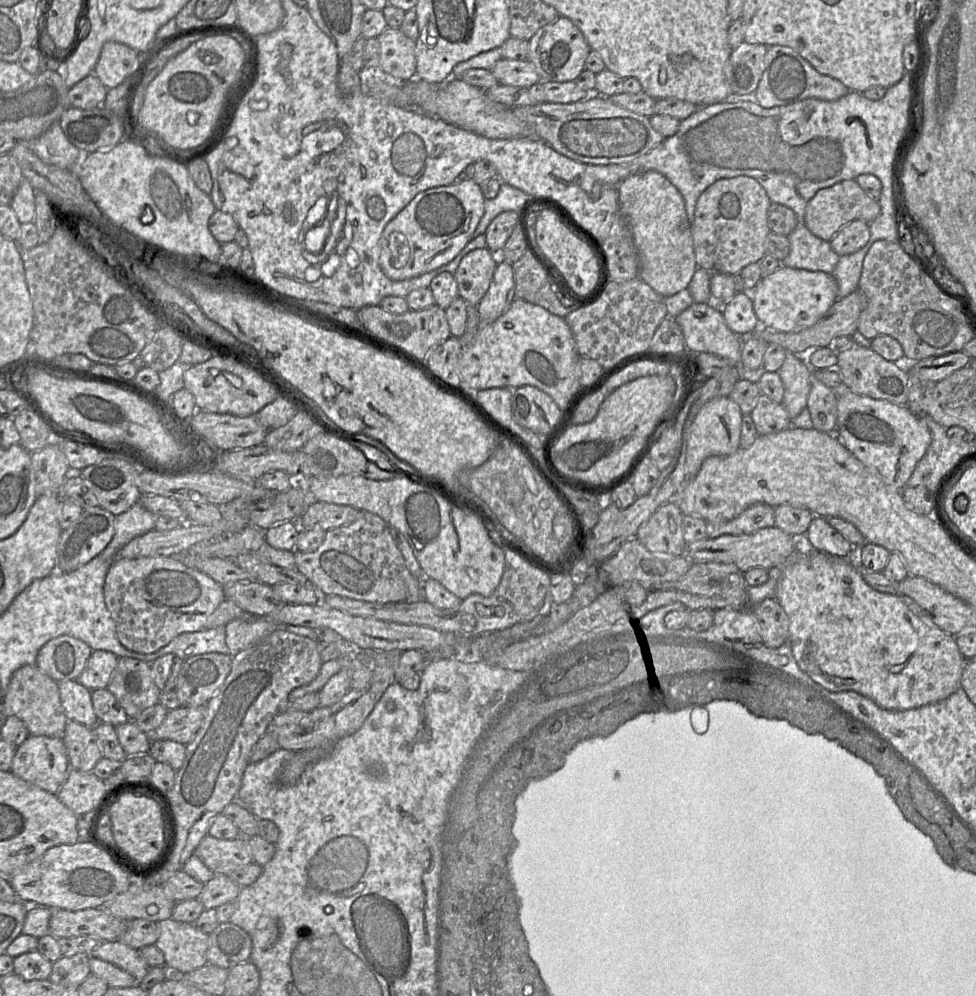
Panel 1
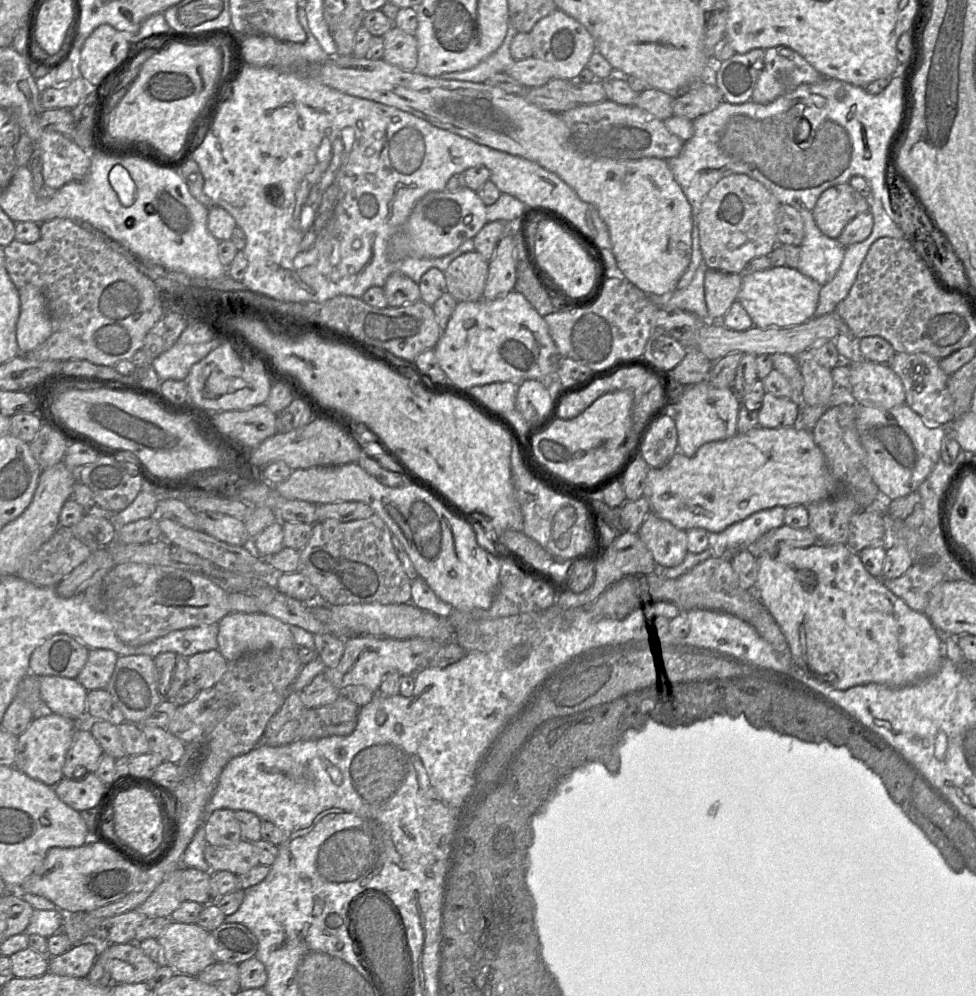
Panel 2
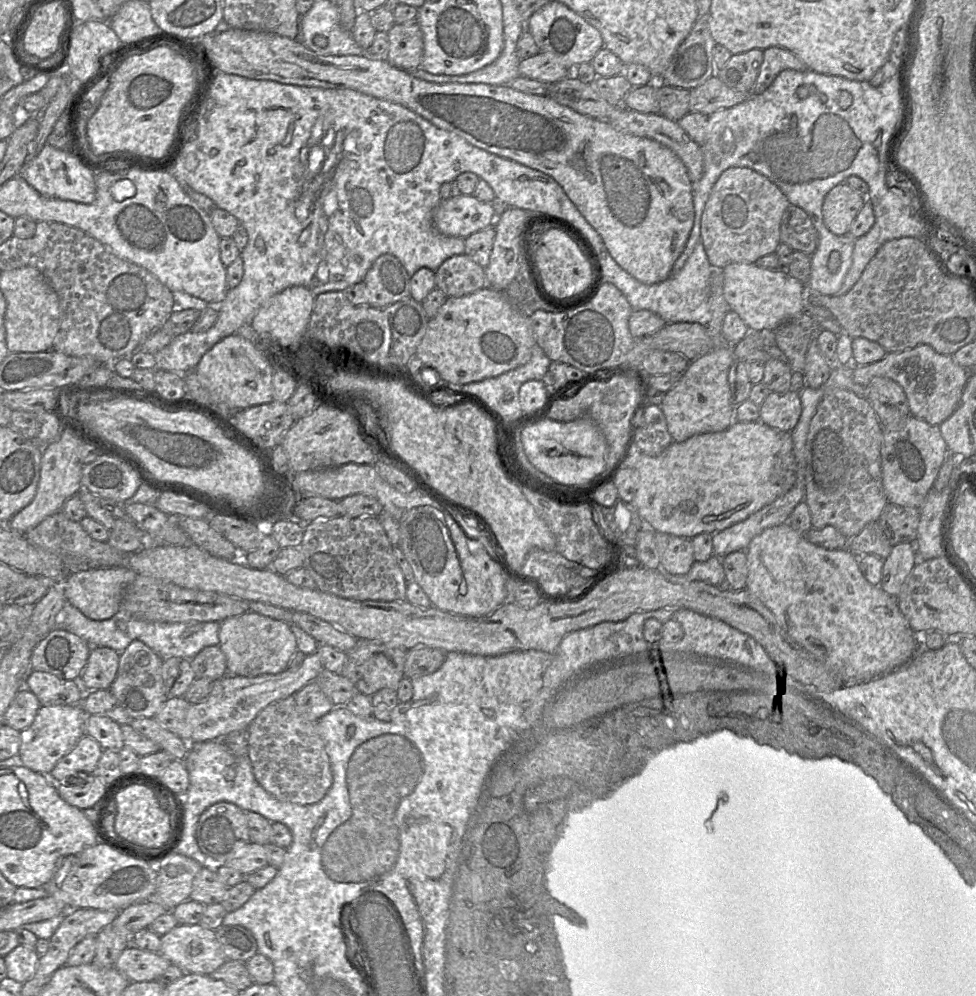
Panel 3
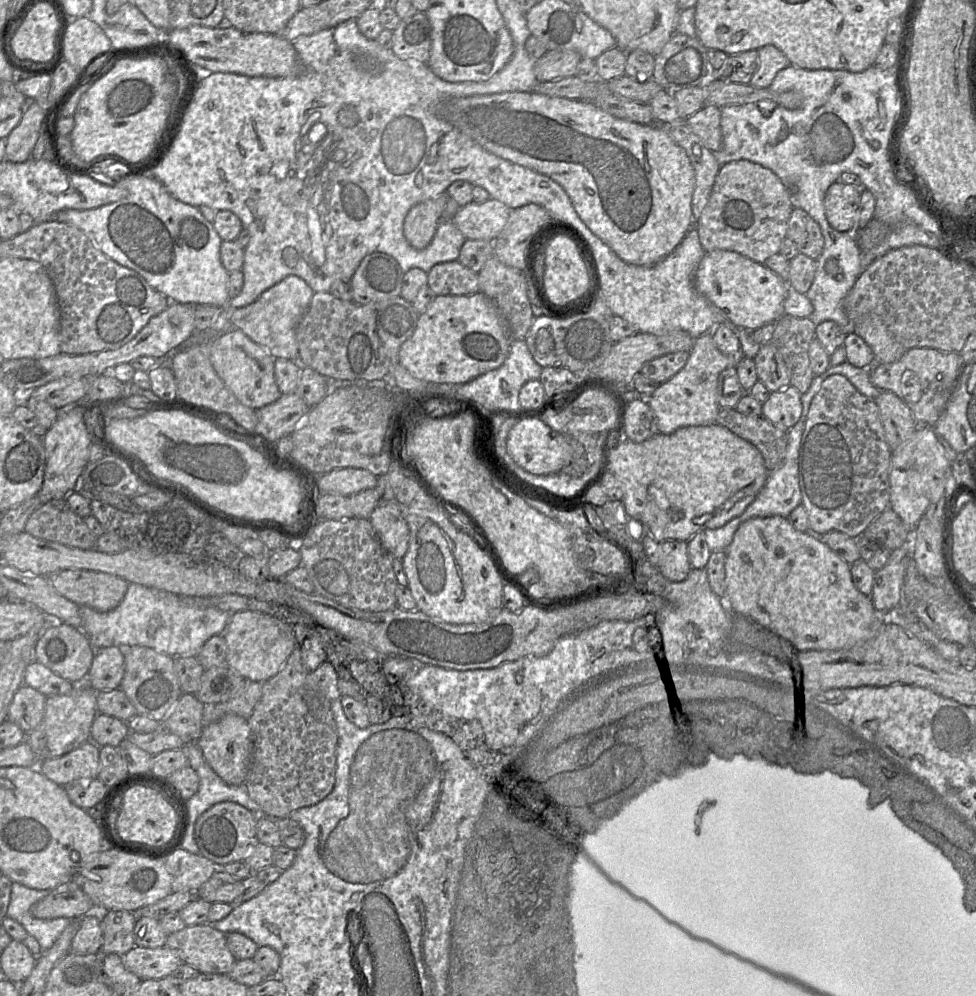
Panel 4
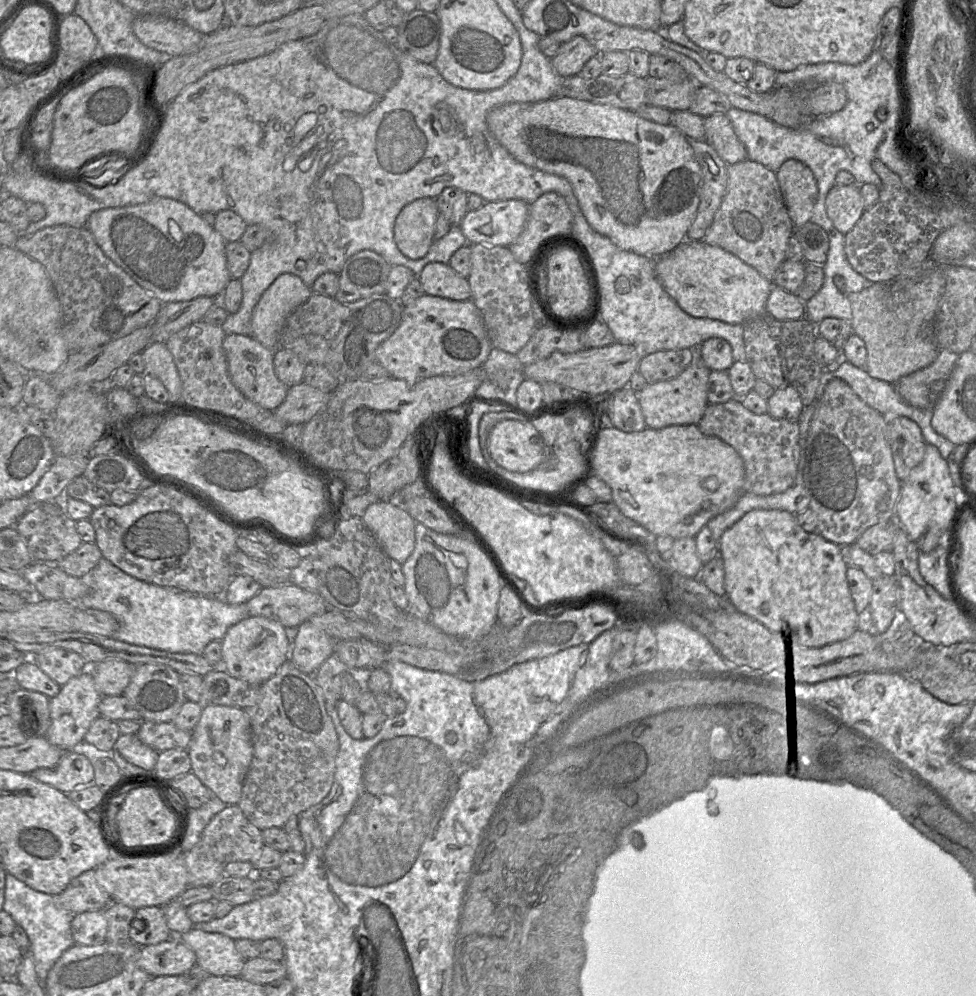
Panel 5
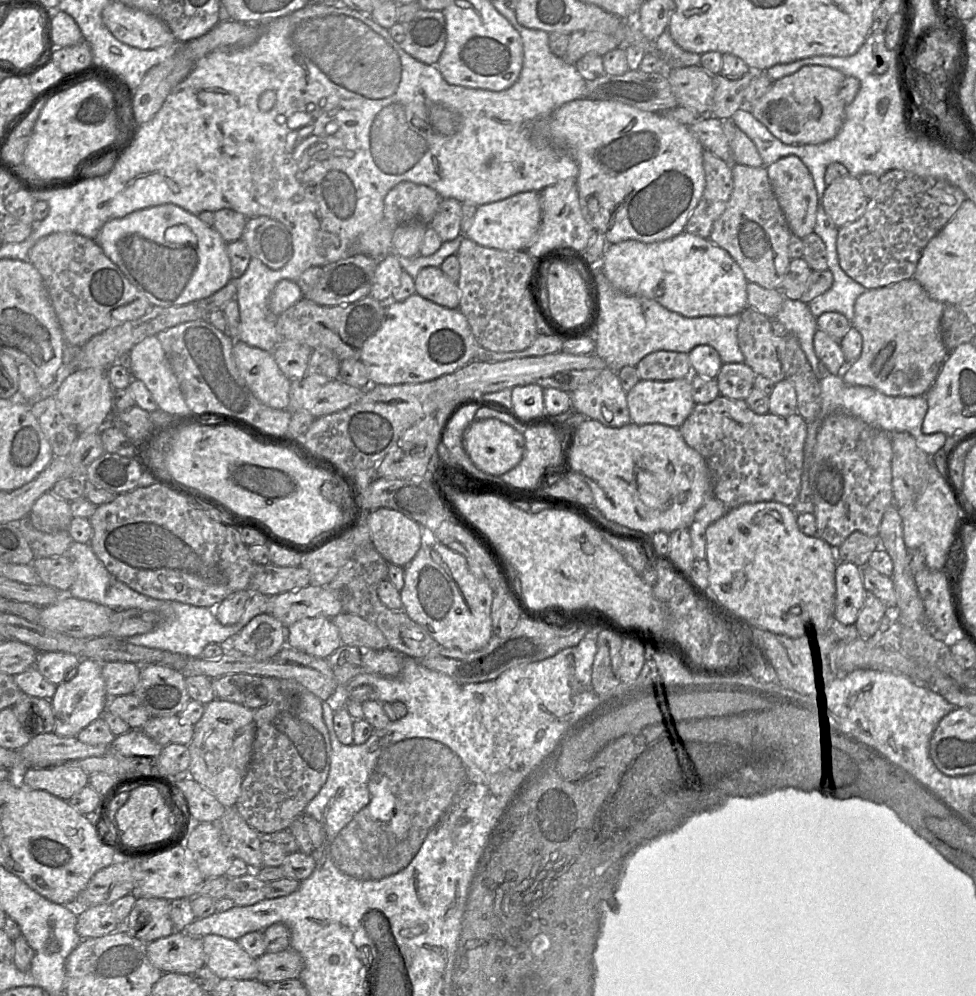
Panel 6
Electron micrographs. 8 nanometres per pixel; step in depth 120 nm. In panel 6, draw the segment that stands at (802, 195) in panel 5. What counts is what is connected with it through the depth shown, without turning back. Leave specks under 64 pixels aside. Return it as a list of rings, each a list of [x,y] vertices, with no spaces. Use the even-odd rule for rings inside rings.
[[[794,155],[780,158],[766,167],[768,178],[791,233],[800,239],[814,232],[818,206],[813,177],[802,160]]]

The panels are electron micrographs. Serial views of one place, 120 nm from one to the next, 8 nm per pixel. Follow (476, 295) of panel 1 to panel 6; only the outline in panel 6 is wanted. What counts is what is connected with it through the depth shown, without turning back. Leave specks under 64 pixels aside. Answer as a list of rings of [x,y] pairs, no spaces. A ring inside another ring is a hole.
[[[439,267],[422,268],[414,279],[415,294],[449,309],[458,309],[460,290]]]

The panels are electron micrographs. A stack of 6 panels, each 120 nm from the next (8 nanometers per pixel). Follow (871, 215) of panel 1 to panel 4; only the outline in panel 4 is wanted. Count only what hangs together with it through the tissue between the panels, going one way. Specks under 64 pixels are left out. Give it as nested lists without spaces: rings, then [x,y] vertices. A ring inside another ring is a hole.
[[[834,182],[826,191],[824,212],[830,226],[840,232],[854,232],[859,215],[861,189]]]

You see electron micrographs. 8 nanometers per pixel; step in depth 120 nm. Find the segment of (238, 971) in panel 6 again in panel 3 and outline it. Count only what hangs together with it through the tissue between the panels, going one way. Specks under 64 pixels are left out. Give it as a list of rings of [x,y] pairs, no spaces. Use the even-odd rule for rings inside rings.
[[[178,924],[161,936],[160,953],[184,973],[211,975],[227,959],[215,930]]]

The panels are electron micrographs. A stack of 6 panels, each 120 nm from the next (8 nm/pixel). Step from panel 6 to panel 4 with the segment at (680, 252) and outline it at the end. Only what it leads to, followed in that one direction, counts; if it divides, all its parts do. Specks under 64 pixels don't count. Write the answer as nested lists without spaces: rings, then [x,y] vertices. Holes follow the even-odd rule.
[[[706,252],[696,269],[694,284],[698,292],[718,307],[736,328],[753,331],[774,323],[784,315],[783,303],[789,289],[788,282],[763,264],[737,252]]]

